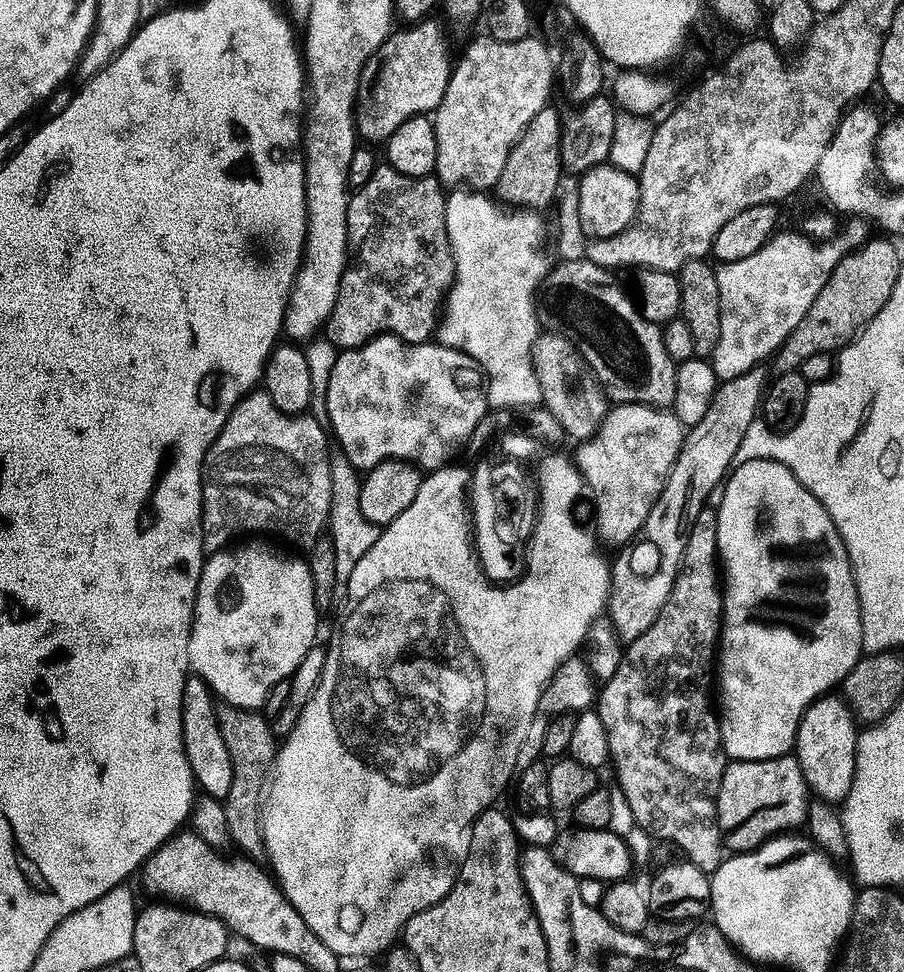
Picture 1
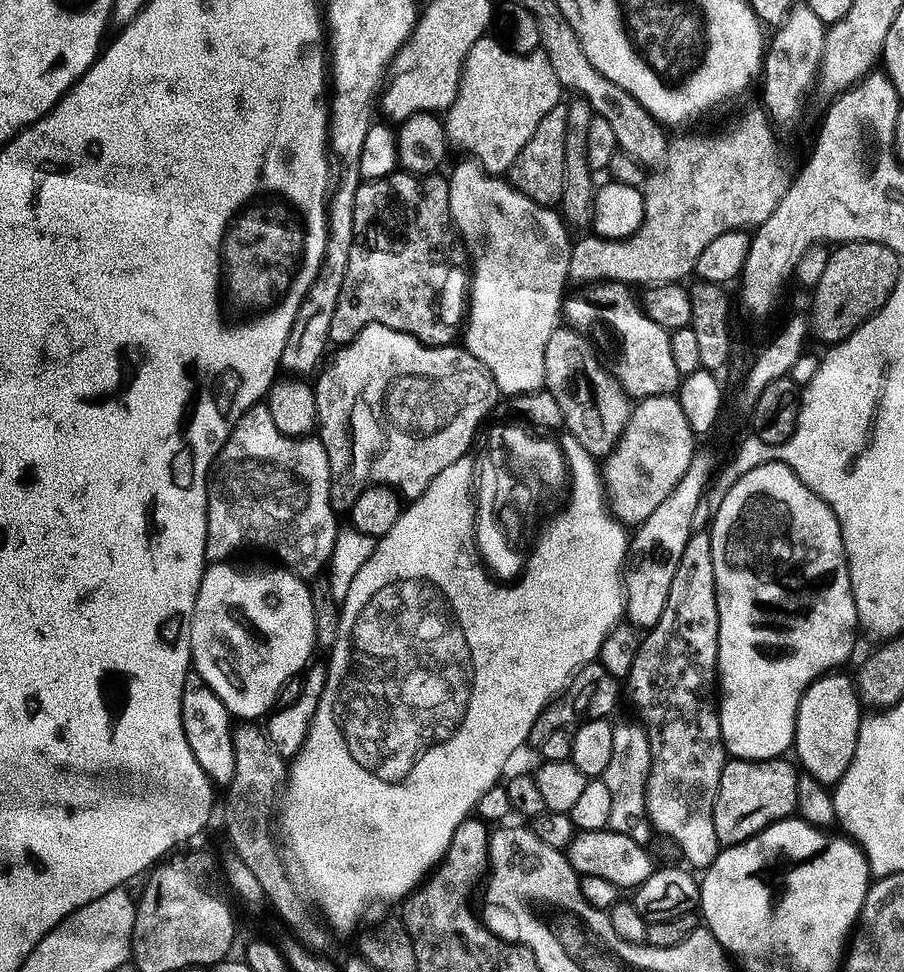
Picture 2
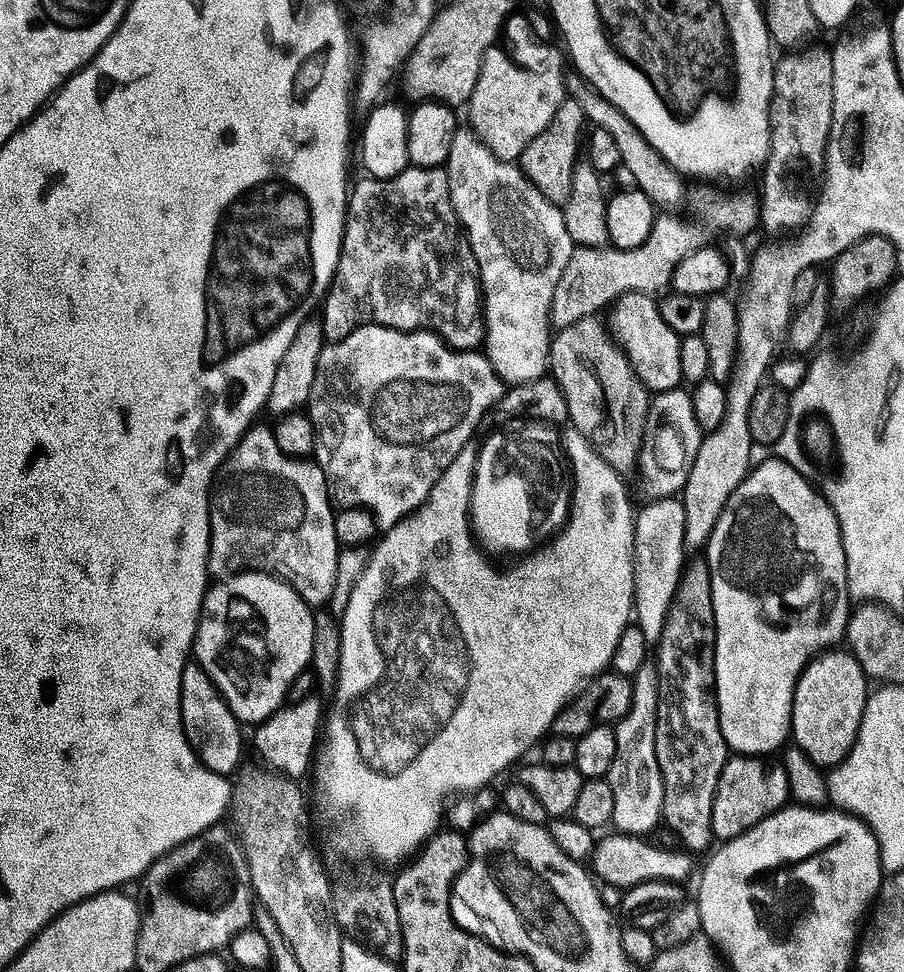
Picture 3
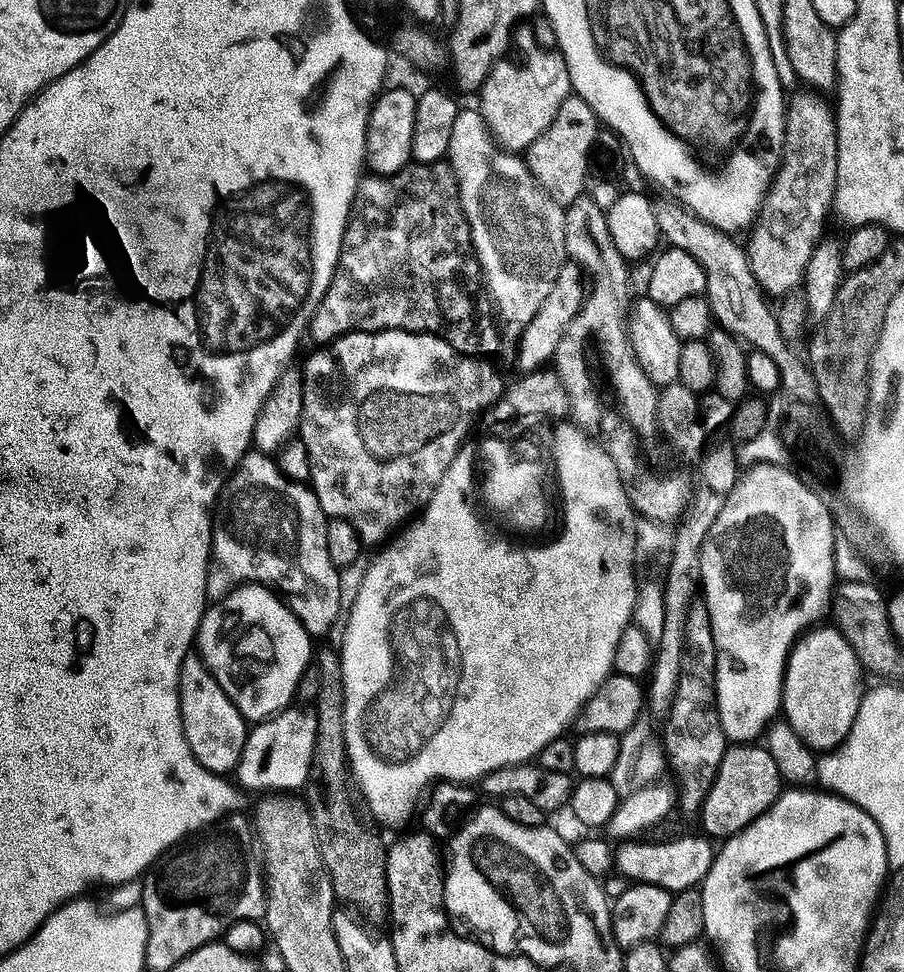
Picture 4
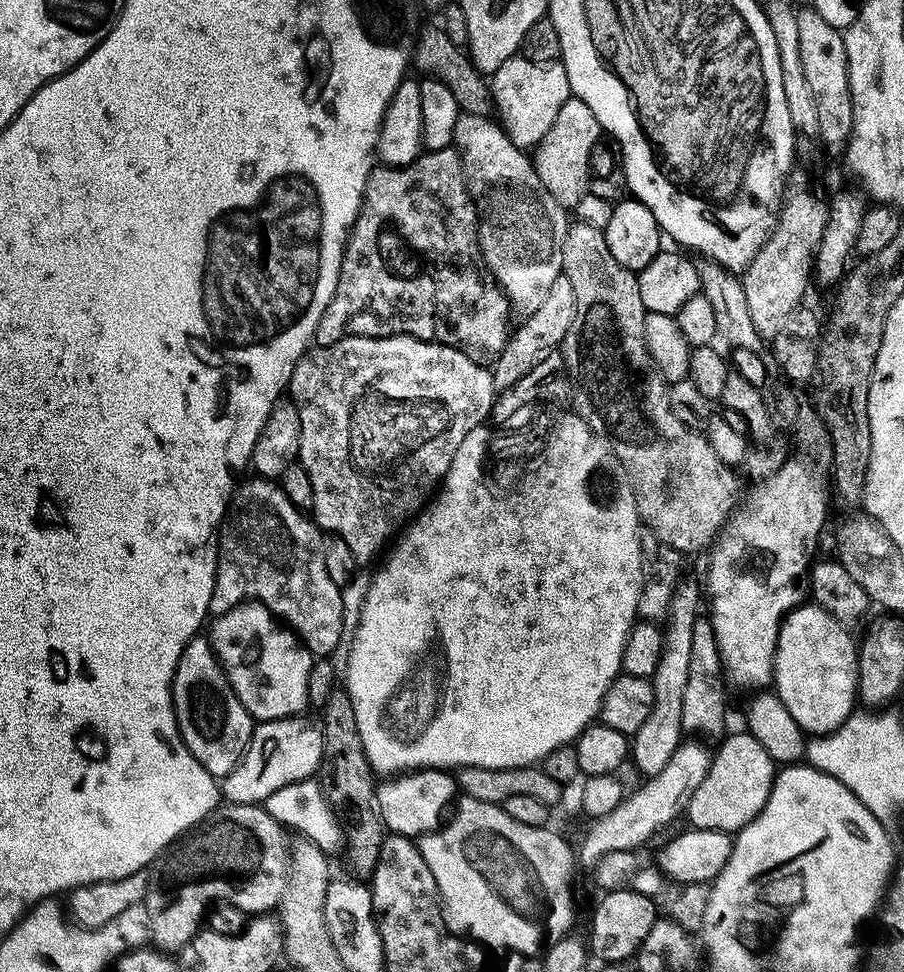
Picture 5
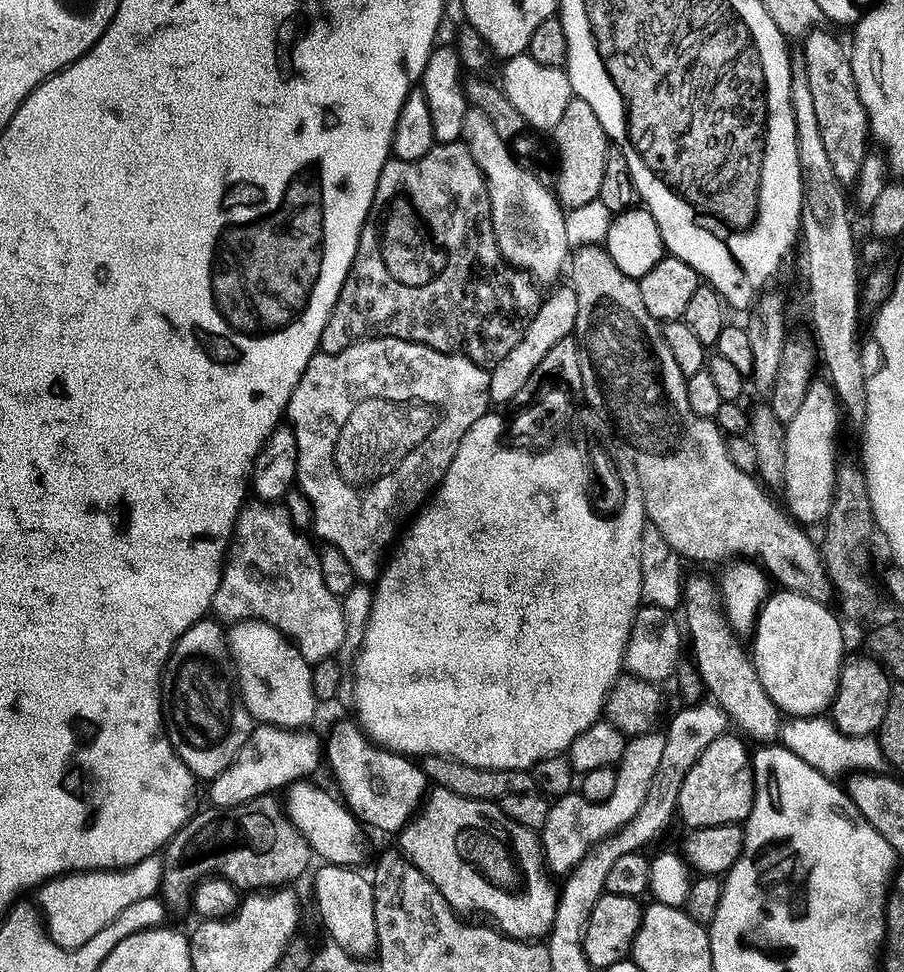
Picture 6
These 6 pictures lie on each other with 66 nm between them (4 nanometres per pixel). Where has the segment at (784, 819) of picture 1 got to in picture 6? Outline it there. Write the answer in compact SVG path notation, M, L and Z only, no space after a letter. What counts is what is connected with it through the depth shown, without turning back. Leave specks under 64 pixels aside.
M725 734L716 739L682 786L678 816L681 821L684 819L688 830L743 825L754 810L757 789L754 756L751 751L748 753L749 745L739 735L732 735Z

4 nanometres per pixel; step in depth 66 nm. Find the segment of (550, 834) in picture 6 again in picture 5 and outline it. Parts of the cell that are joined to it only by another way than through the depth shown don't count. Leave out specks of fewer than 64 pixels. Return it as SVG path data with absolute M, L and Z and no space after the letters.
M681 579L678 590L674 594L674 602L670 606L666 617L666 631L664 633L664 650L662 652L662 662L658 664L658 670L652 675L652 689L654 690L654 710L650 710L650 718L638 730L638 734L630 744L630 760L644 778L651 778L662 774L666 770L666 762L674 758L674 754L681 746L685 733L684 726L684 703L686 702L687 686L690 683L691 659L694 658L694 634L695 624L702 619L700 612L700 592L702 596L702 584L696 580Z

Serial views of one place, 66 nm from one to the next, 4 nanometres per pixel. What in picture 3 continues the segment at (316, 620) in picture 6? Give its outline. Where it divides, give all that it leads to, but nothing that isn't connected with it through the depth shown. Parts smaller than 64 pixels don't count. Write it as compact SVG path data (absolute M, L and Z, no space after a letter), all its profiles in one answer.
M306 460L308 488L296 482L270 474L264 470L242 470L223 468L214 481L210 497L212 505L212 545L208 559L208 575L217 581L228 580L242 572L266 572L287 580L290 587L300 593L309 606L328 606L338 579L339 558L342 545L335 534L337 513L332 510L333 497L330 485L319 464Z

